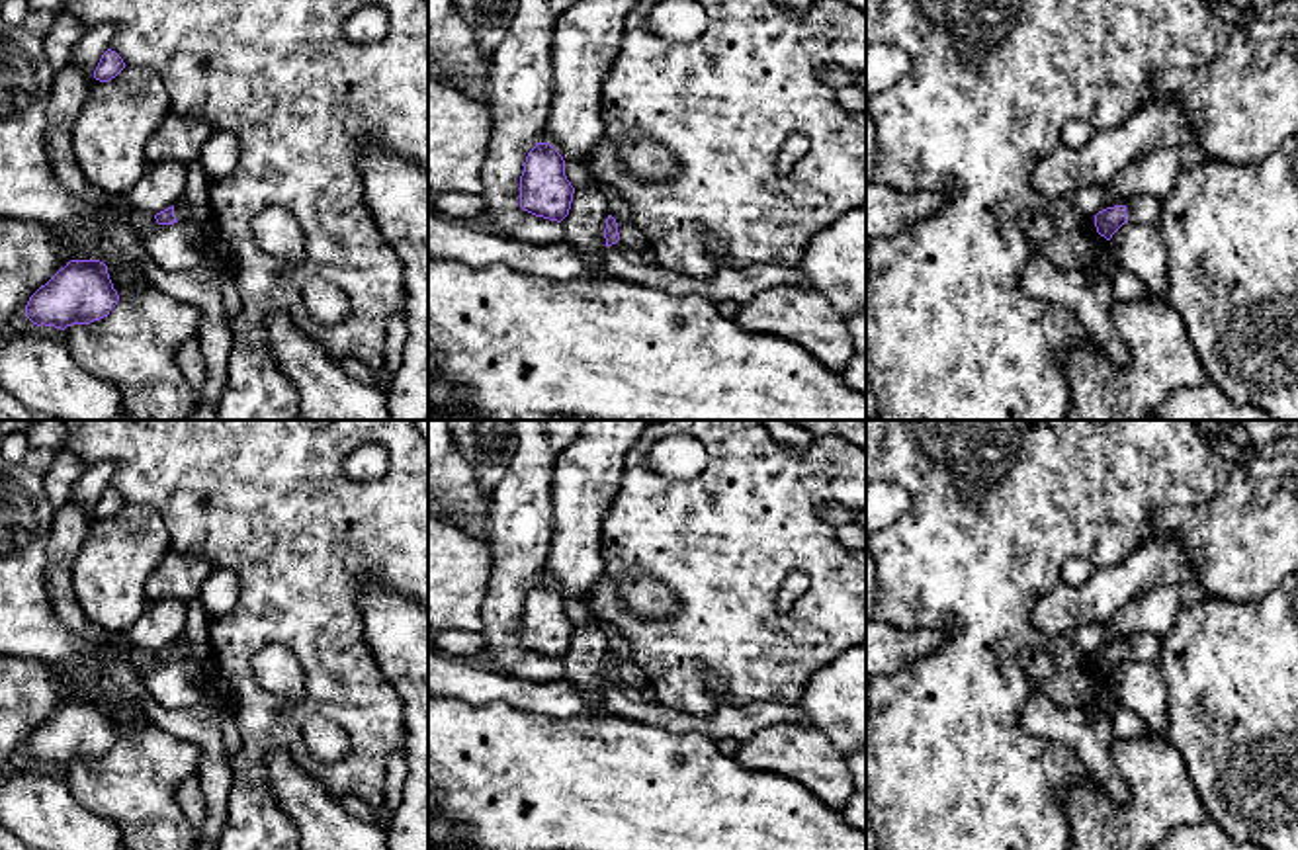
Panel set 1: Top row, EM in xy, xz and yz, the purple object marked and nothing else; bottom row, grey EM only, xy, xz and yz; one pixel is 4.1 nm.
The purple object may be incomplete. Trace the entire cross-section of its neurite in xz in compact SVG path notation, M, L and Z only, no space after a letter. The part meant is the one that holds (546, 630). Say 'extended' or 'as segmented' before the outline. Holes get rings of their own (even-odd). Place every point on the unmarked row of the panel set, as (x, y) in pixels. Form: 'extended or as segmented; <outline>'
as segmented; M536 580L520 614L520 645L561 660L569 653L573 631L563 594L549 580Z

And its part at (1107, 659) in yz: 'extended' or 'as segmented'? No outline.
extended

